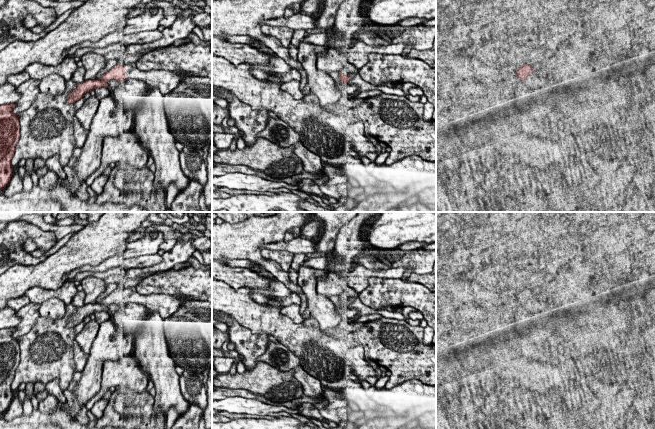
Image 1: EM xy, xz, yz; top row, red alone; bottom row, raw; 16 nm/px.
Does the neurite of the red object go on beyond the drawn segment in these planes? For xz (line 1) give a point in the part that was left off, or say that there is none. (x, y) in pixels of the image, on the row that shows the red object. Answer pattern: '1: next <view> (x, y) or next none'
1: next xz (349, 68)

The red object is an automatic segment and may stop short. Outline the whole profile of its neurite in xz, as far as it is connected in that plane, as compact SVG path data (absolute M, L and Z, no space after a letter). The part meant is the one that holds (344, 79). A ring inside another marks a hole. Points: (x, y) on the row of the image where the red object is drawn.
M347 64L346 66L344 66L342 71L339 71L339 77L341 80L341 84L346 84L349 81L349 75L350 74L354 74L357 75L359 74L359 70L358 68L356 68L354 65L352 64Z

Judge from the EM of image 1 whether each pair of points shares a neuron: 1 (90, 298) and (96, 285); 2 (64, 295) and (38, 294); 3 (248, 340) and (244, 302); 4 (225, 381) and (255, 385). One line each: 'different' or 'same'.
1: same
2: same
3: different
4: same

